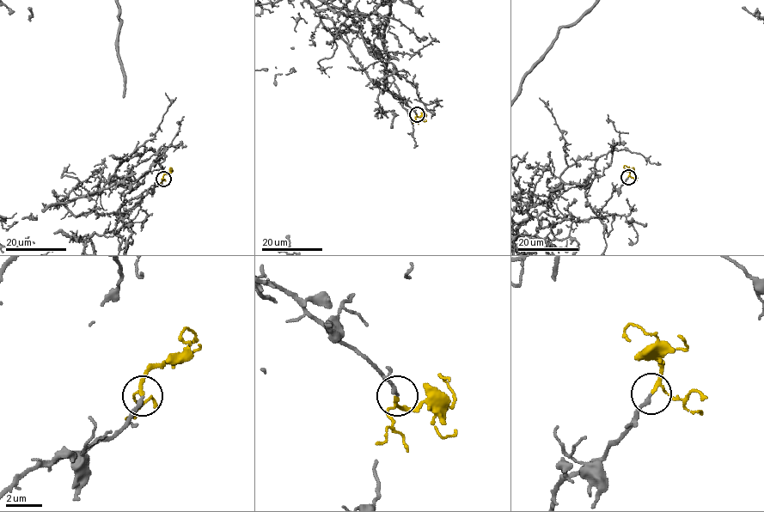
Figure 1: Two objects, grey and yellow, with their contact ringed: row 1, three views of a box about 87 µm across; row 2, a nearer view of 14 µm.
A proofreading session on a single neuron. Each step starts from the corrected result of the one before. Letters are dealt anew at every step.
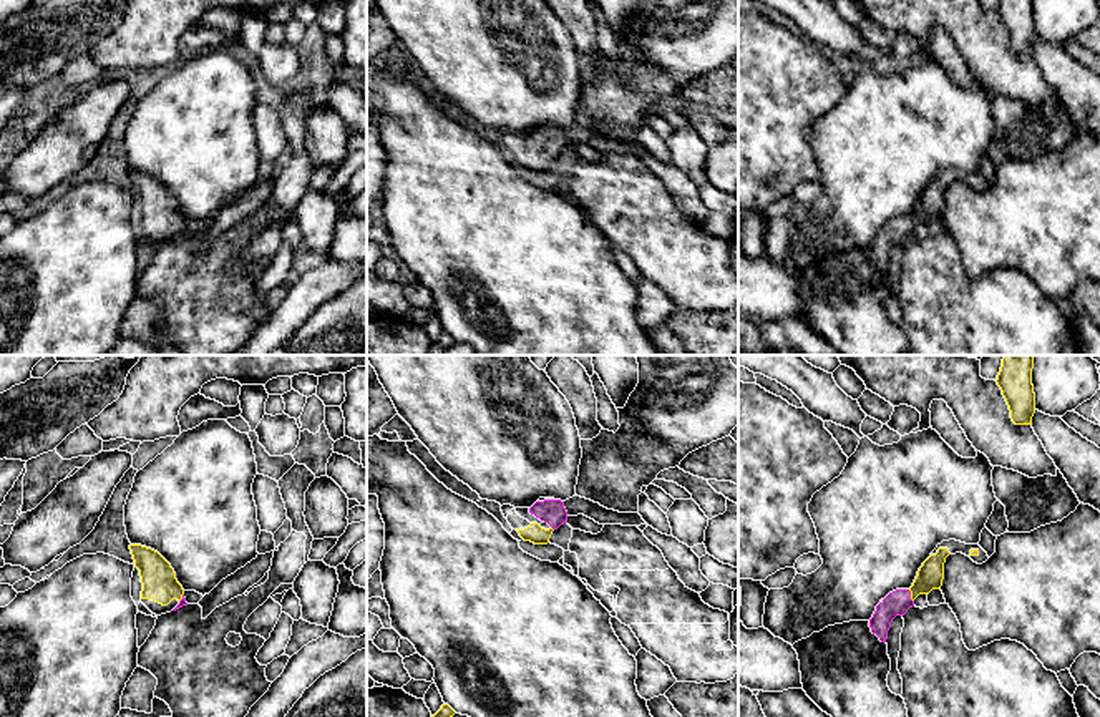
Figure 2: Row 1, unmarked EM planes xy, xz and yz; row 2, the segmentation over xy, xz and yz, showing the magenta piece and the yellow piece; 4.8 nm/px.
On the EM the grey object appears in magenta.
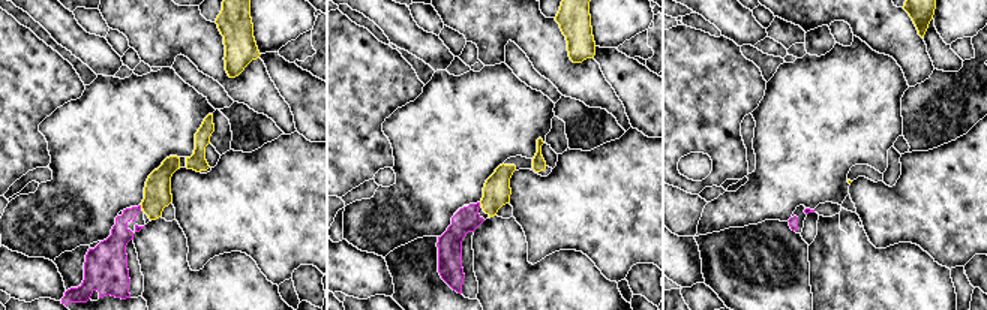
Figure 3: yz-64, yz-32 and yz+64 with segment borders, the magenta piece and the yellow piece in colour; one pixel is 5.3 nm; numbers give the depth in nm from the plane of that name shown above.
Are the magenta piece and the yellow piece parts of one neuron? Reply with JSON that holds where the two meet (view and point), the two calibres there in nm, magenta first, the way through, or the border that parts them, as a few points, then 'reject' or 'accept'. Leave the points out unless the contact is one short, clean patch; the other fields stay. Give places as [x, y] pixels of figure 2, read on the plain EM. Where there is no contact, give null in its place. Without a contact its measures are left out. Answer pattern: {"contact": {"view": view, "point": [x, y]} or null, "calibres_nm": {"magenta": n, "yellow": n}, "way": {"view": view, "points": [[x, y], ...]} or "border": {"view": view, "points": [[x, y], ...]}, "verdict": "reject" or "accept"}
{"contact": {"view": "yz", "point": [910, 224]}, "calibres_nm": {"magenta": 120, "yellow": 130}, "way": {"view": "yz", "points": [[896, 231], [910, 224], [929, 204]]}, "verdict": "accept"}

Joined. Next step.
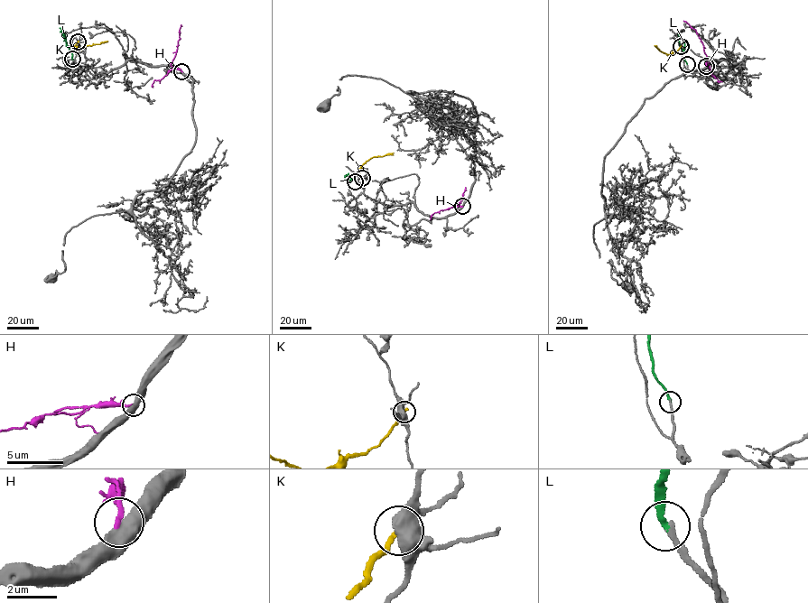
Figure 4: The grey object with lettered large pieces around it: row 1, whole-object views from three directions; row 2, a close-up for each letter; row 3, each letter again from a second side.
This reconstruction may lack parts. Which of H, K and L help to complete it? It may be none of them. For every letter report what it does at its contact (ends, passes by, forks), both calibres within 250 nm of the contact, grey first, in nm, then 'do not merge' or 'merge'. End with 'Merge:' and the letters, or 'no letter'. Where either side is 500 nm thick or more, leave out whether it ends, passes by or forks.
H: calibres 500 and 220 nm; do not merge
K: it ends; calibres 460 and 260 nm; do not merge
L: it ends; calibres 200 and 240 nm; merge
Merge: L

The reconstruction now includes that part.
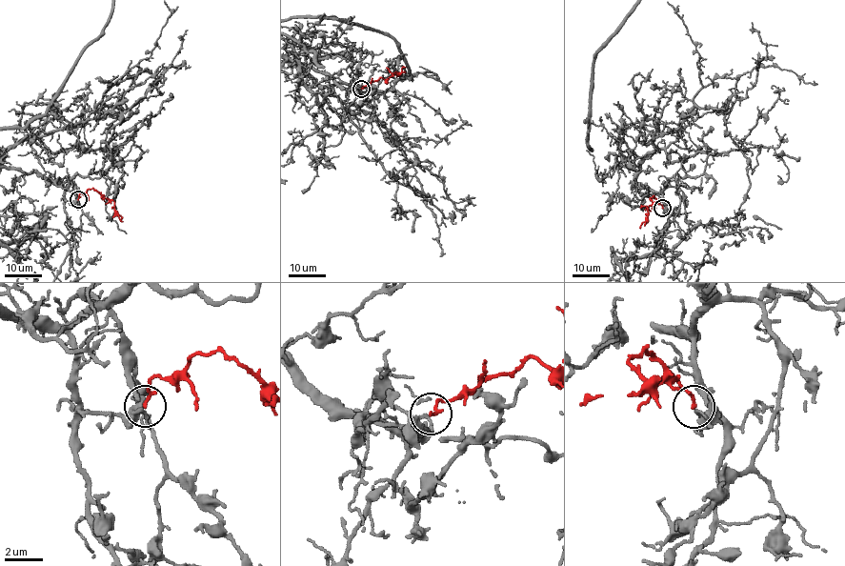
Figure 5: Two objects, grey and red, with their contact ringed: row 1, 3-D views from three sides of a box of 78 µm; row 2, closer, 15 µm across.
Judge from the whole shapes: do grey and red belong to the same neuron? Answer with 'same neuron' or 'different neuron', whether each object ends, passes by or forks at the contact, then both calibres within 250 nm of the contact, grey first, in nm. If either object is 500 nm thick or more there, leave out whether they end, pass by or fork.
same neuron; grey passes by; red ends there; 180 nm thick on the grey side, 170 nm on the other

